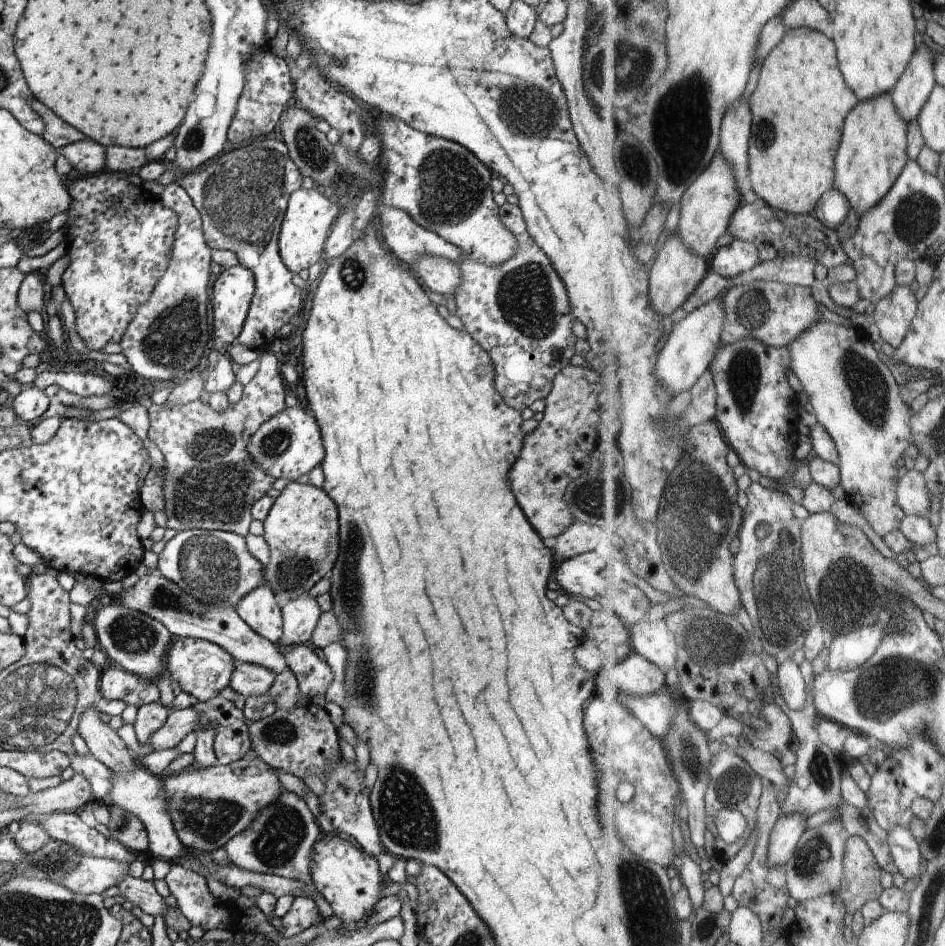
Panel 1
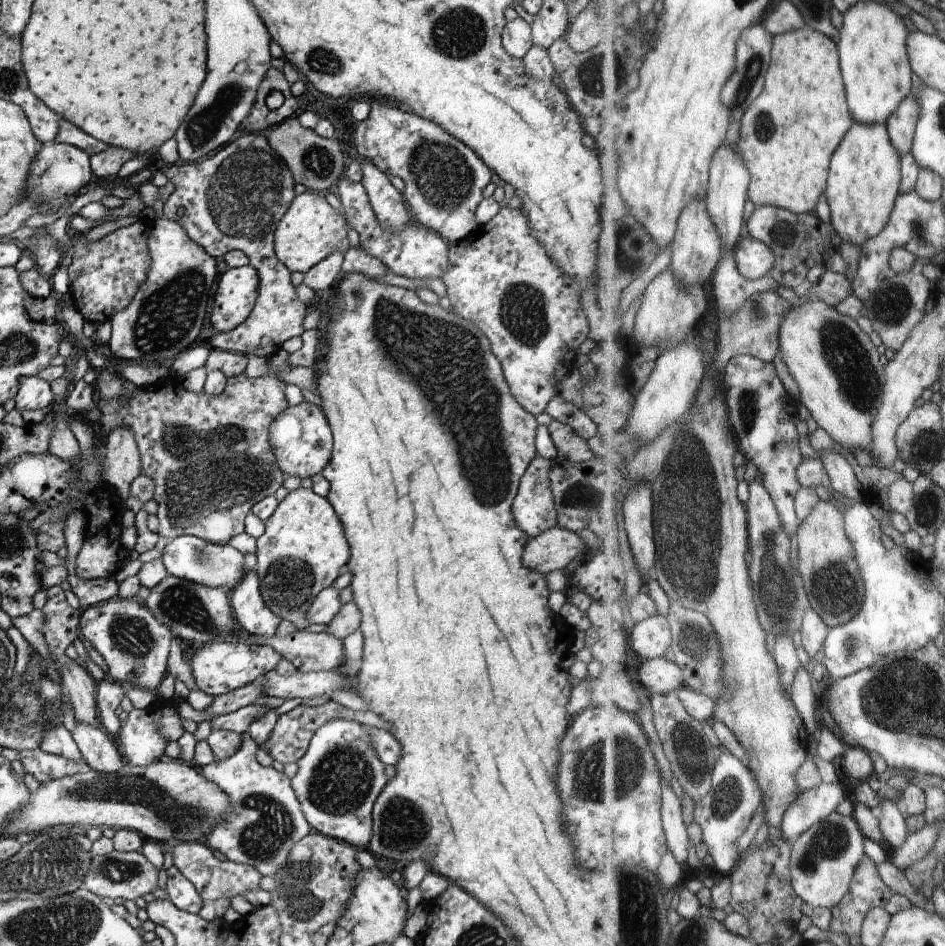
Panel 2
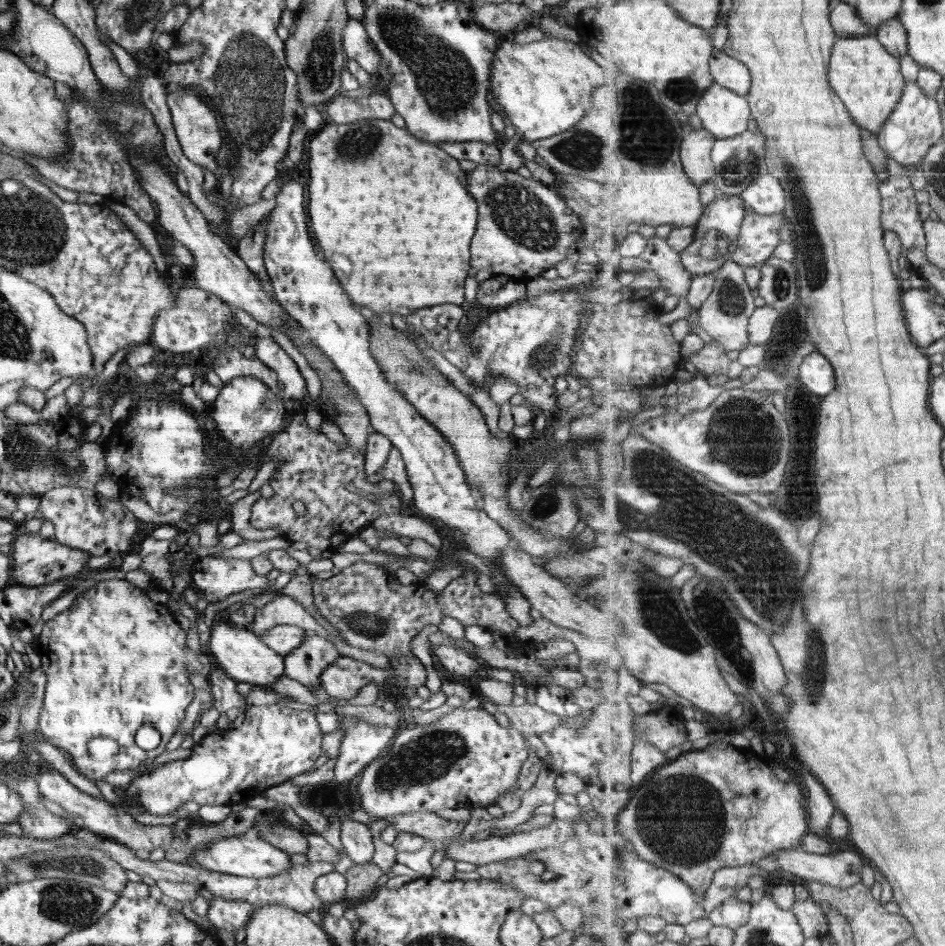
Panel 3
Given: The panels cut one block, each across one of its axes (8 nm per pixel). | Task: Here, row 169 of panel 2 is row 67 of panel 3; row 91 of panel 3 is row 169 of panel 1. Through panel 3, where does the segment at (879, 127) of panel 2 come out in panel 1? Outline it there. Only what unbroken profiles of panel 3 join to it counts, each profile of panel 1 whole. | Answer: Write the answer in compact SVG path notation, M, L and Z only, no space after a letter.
M892 93L862 101L850 114L837 159L836 188L850 198L853 208L862 216L889 196L909 167L912 160L909 154L910 128L911 124L903 118Z

